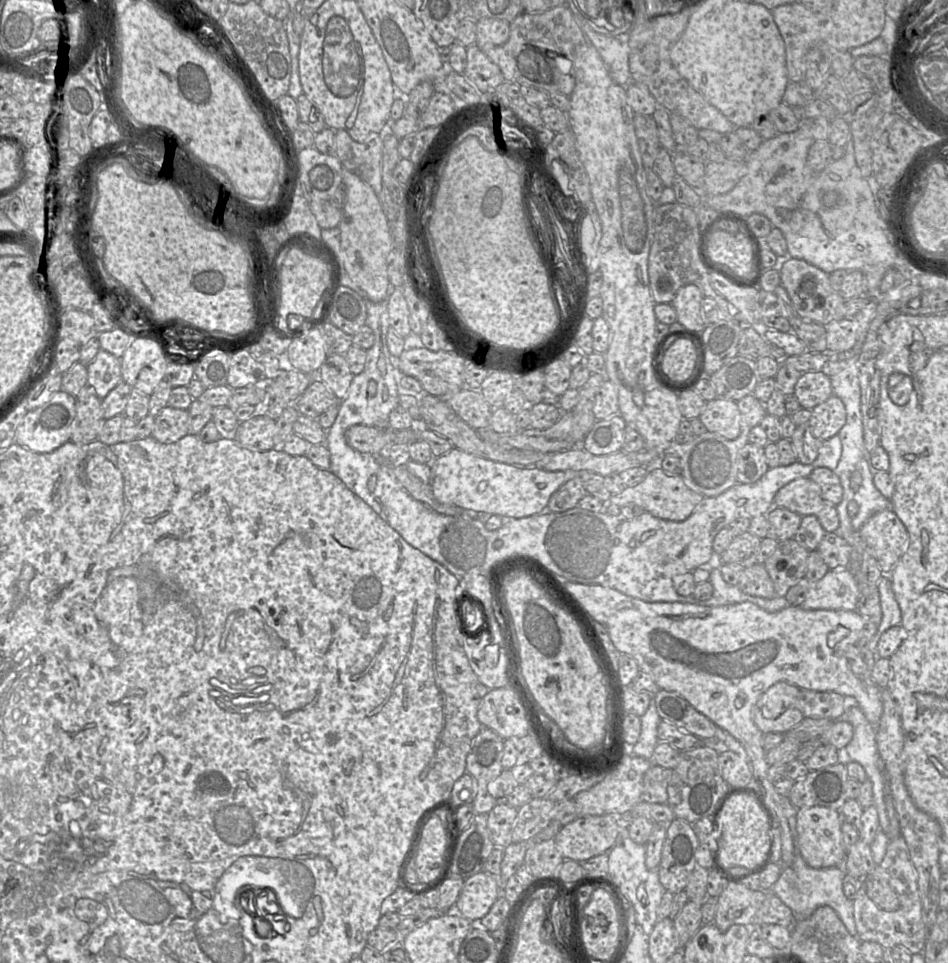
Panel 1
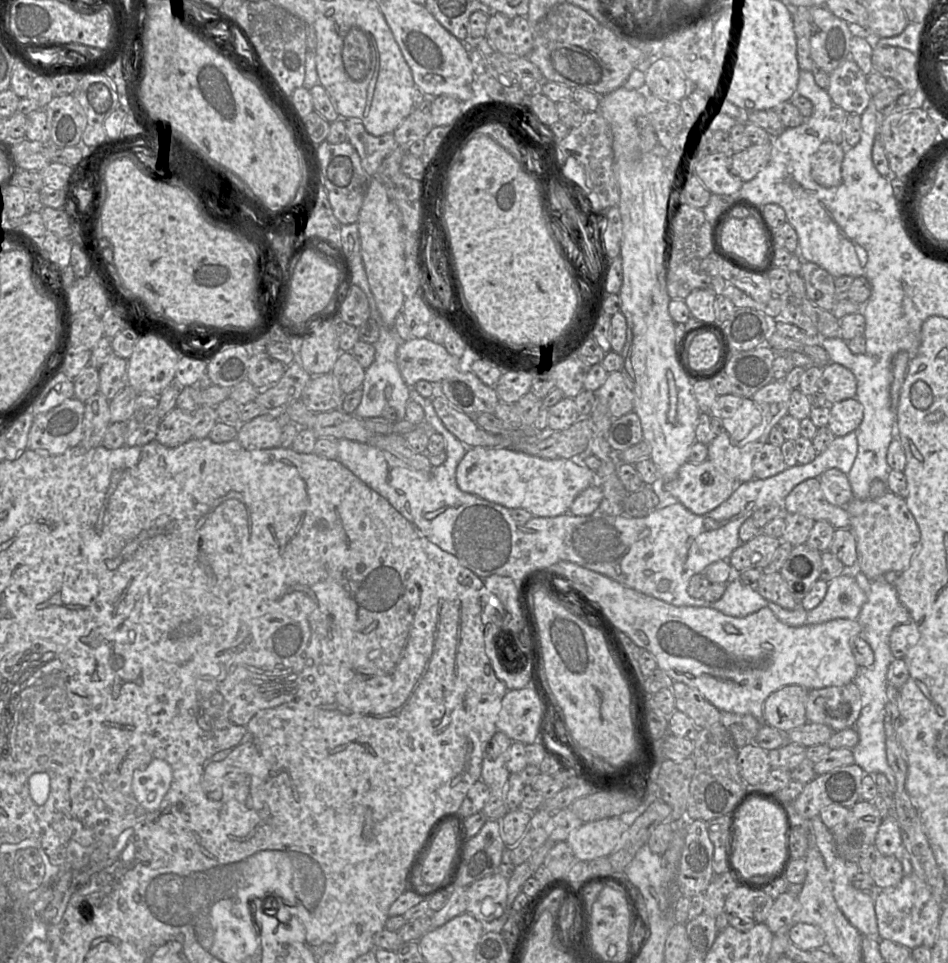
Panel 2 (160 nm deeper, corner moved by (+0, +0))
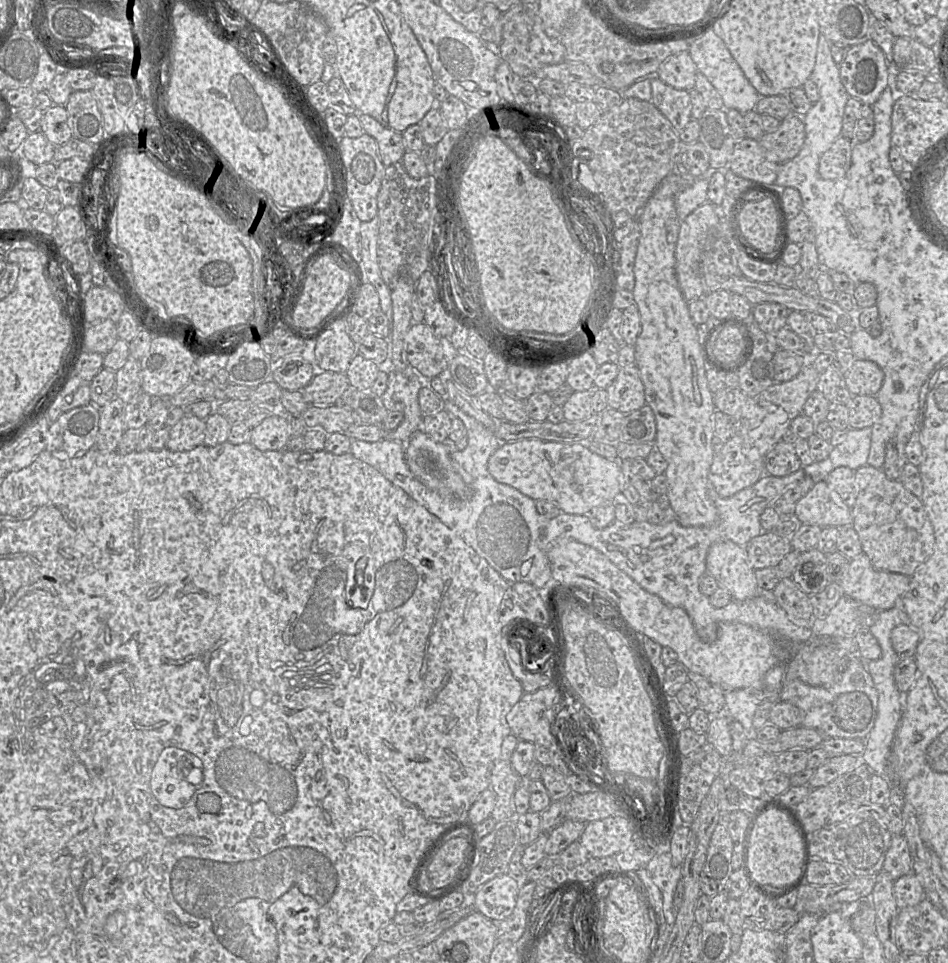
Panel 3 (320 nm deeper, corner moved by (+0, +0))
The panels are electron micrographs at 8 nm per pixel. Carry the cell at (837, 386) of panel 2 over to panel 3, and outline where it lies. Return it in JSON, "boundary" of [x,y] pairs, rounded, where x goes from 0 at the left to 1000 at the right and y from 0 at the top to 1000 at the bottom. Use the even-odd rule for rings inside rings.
{"boundary":[[[903,373],[889,388],[889,395],[900,411],[924,411],[931,399],[932,387],[923,376]]]}

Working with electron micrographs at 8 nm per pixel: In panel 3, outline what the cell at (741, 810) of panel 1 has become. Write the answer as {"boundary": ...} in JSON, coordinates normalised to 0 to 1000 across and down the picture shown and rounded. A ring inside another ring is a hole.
{"boundary":[[[813,839],[799,850],[791,868],[788,897],[795,914],[823,921],[833,922],[849,910],[852,899],[851,879],[828,843]]]}

